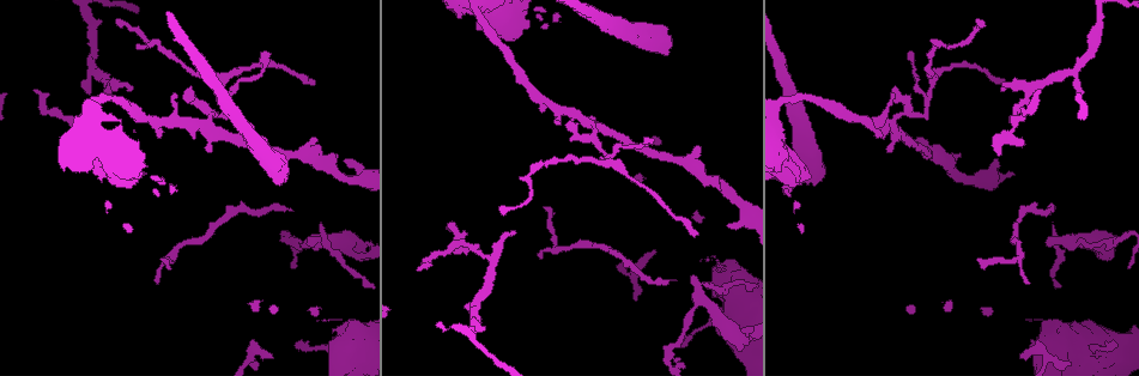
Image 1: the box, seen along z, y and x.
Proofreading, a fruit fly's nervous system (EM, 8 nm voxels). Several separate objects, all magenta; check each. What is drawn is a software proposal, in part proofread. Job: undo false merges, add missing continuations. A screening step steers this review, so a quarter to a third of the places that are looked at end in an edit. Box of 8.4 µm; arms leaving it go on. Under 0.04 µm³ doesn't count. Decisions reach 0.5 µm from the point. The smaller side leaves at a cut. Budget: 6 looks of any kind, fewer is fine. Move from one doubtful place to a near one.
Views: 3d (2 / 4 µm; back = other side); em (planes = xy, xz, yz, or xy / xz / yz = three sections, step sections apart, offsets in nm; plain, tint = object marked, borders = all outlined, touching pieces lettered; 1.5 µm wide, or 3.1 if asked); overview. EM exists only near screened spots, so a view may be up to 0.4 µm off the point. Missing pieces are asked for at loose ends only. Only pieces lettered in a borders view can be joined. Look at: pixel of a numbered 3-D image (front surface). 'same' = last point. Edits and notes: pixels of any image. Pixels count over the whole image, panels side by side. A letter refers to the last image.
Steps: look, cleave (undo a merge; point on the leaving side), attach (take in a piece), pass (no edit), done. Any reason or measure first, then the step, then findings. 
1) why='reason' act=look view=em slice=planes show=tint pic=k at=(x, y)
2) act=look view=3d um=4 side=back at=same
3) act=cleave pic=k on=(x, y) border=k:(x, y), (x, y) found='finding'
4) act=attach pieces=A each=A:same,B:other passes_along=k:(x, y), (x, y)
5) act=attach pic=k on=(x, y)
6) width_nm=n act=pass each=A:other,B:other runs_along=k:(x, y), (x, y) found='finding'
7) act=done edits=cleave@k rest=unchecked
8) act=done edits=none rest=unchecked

why='abrupt turn' act=look view=3d um=2 pic=1 at=(923, 110)

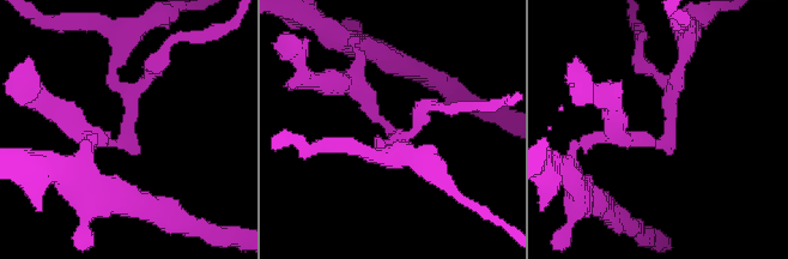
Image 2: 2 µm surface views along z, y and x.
why='shape alone is not enough' act=look view=em slice=planes show=tint pic=2 at=(388, 129)

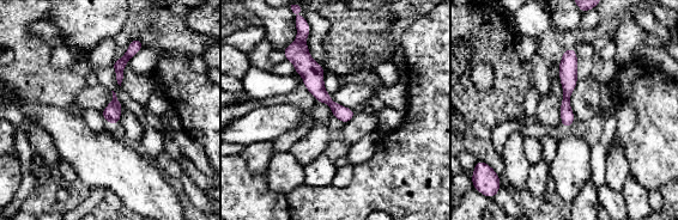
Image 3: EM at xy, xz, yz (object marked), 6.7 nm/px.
why='see the neighbours' act=look view=em slice=planes show=borders at=same

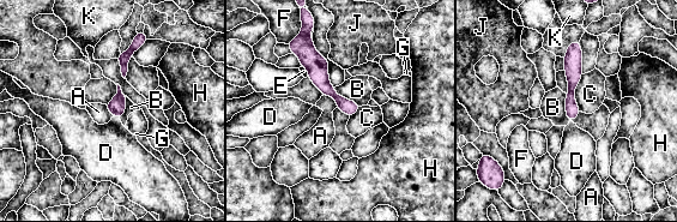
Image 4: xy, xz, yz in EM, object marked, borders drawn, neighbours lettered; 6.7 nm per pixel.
act=pass each=A:other,B:other,C:other,D:other,E:other,F:other,G:other,H:other,J:other,K:other border=4:(322, 95), (328, 95), (337, 107) found='continuous, no second neuron'

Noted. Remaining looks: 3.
act=look view=em slice=xz step=8 show=tint pic=1 at=(131, 91)

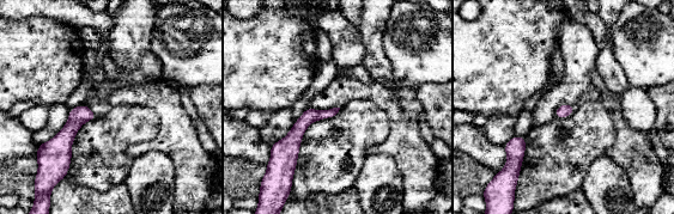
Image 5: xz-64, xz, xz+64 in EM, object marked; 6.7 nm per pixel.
why='cut it another way' act=look view=em slice=planes show=borders at=same

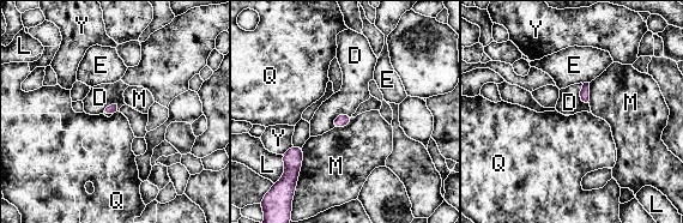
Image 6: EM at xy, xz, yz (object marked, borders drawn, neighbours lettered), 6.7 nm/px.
longest_contact=M:260nm act=pass each=D:other,E:other,L:other,M:other,Q:other,Y:other border=6:(116, 110), (113, 114) found='none of them fits'

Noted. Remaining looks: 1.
act=done edits=none rest=unchecked

